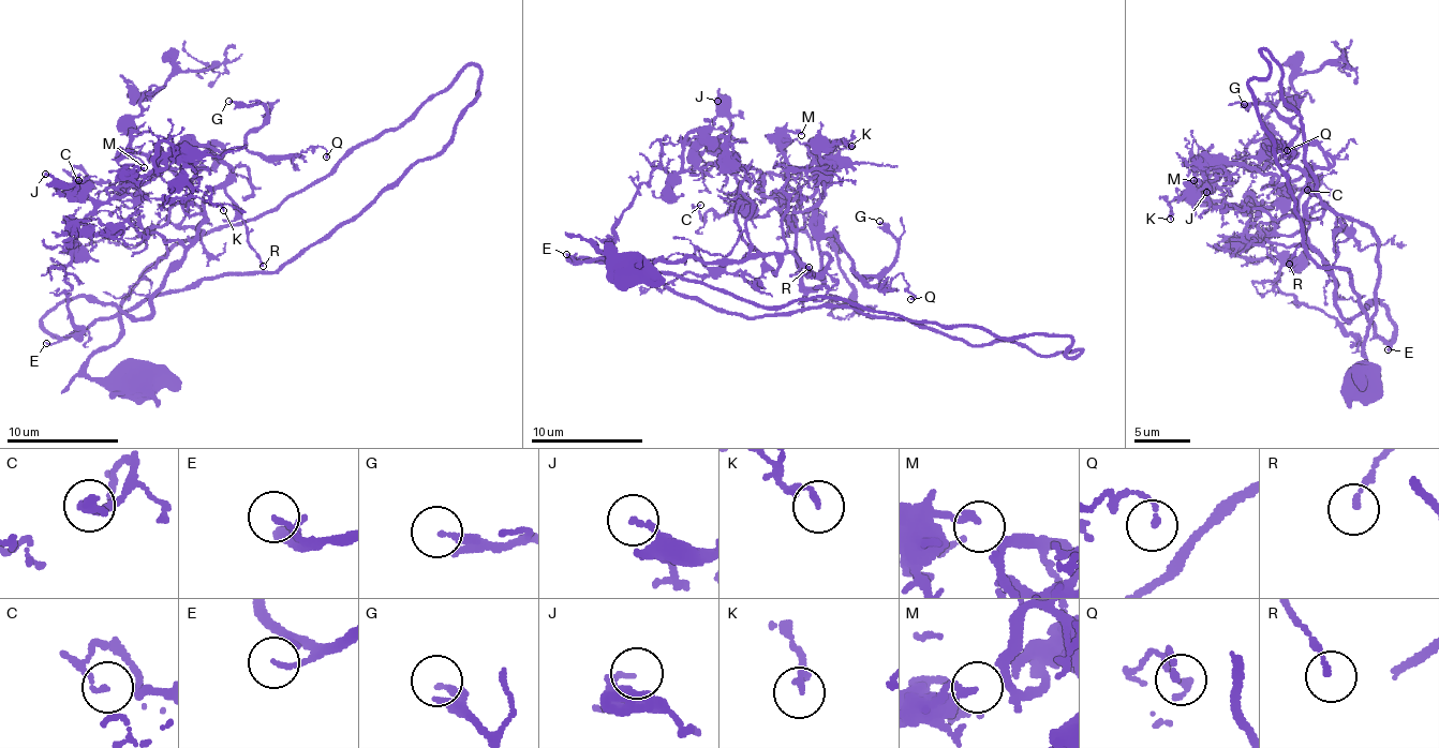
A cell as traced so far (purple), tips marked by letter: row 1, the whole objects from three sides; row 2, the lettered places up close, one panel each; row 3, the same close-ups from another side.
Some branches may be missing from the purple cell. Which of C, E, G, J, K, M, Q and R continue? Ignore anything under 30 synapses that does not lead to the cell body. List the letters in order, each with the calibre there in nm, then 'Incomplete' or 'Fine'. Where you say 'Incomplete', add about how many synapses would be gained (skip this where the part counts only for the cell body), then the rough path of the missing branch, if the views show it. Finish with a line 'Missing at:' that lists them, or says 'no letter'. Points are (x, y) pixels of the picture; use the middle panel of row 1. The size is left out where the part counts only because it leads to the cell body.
C: Thickness 90 nm. Fine
E: Thickness 140 nm. Fine
G: Thickness 140 nm. Incomplete. Roughly 140 synapses. Course of what is missing: (879, 221), (866, 226), (851, 213), (849, 186), (893, 202), (907, 193), (918, 156), (943, 170), (960, 167)
J: Thickness 130 nm. Fine
K: Thickness 130 nm. Fine
M: Thickness 130 nm. Fine
Q: Thickness 140 nm. Fine
R: Thickness 150 nm. Fine
Missing at: G

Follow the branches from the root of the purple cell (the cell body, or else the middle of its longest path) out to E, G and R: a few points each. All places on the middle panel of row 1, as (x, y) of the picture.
E: (624, 265), (603, 254), (595, 241), (640, 272), (607, 258), (575, 262), (566, 254)
G: (624, 265), (595, 241), (642, 272), (782, 252), (817, 273), (833, 234), (874, 275), (898, 256), (879, 221)
R: (624, 265), (595, 241), (643, 272), (656, 260), (782, 252), (811, 273), (802, 274), (809, 267)

